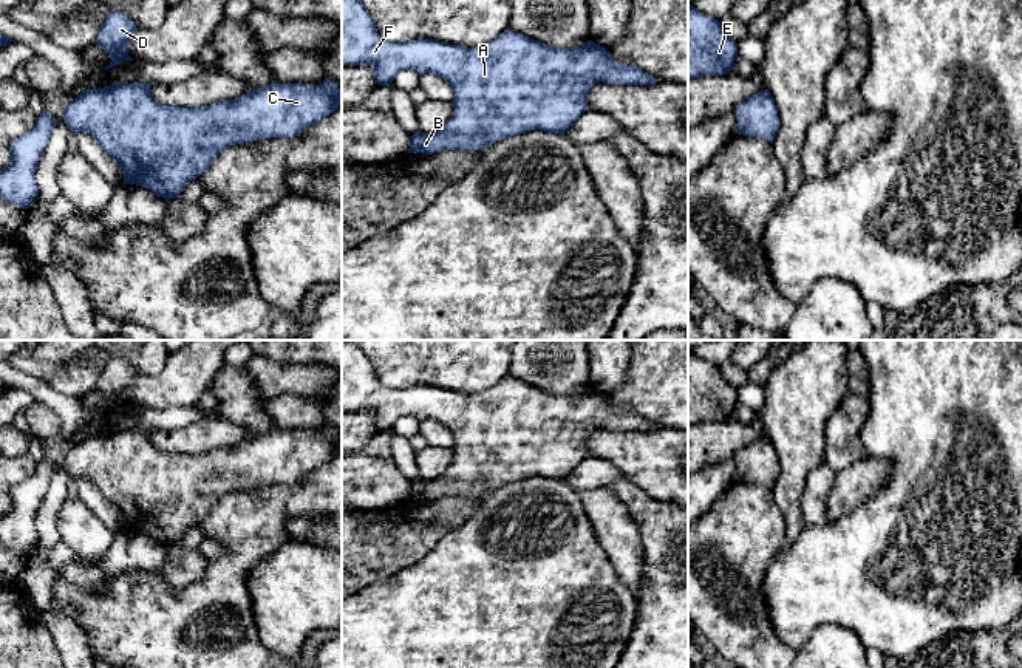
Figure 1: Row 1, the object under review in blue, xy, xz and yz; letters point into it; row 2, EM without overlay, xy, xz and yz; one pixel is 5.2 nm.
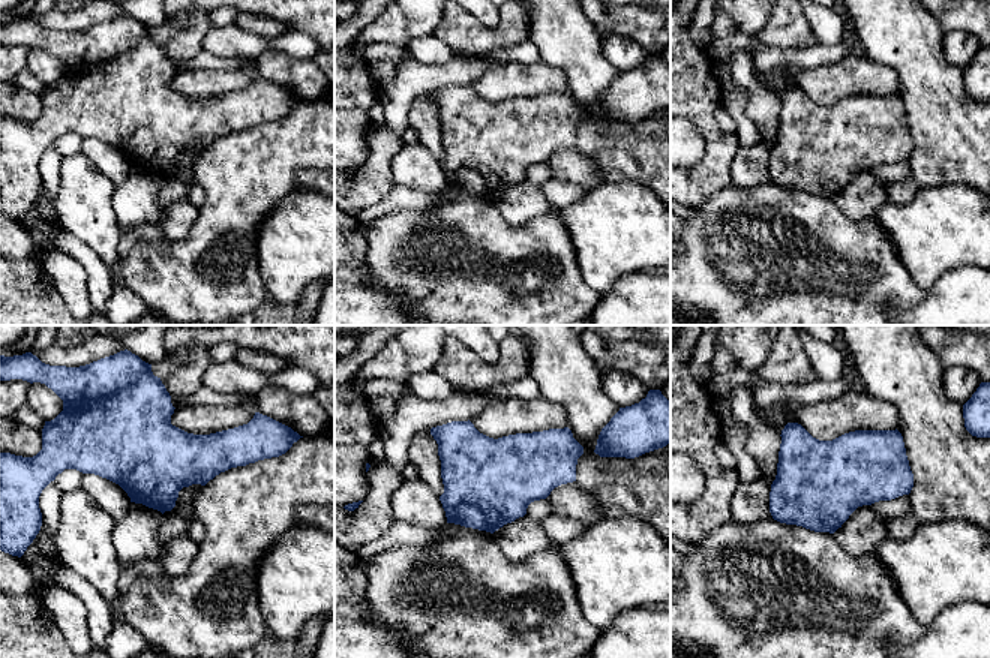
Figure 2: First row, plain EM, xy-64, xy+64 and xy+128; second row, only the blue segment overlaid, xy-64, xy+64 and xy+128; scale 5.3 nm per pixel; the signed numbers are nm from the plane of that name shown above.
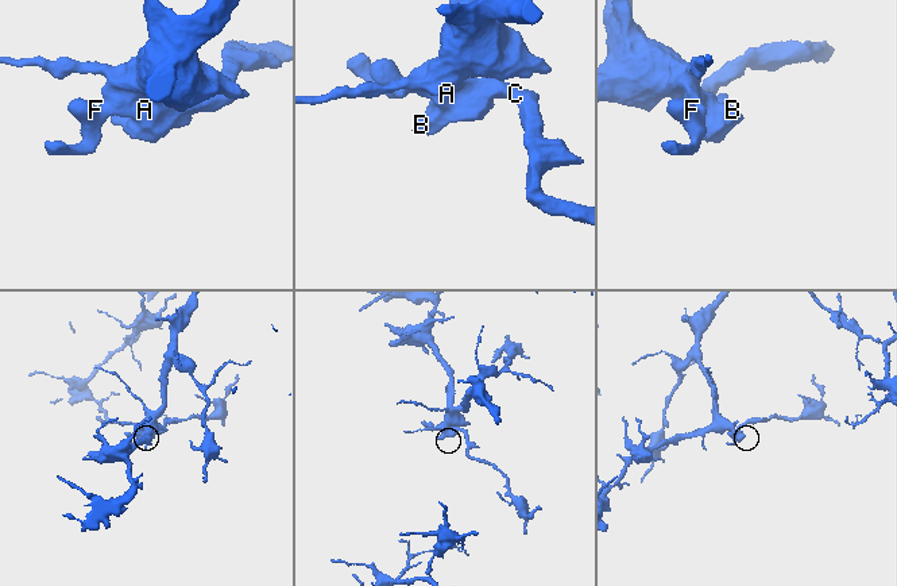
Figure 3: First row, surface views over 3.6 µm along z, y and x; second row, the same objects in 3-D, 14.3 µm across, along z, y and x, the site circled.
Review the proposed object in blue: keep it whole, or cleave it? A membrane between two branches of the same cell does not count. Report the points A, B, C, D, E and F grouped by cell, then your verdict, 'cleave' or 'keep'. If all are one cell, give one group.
A B C D E F; keep

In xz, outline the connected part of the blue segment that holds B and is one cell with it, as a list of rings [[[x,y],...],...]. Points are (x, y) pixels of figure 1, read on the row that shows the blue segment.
[[[342,0],[342,65],[371,65],[377,85],[388,85],[400,71],[413,70],[417,74],[433,73],[453,88],[451,102],[455,110],[445,127],[438,133],[419,131],[411,136],[408,153],[425,155],[444,150],[482,150],[492,142],[530,130],[564,135],[578,116],[589,110],[586,97],[595,84],[652,85],[660,82],[634,65],[617,63],[605,46],[592,40],[588,40],[583,46],[554,48],[512,28],[478,48],[465,48],[431,39],[387,42],[379,37],[376,23],[360,0]]]

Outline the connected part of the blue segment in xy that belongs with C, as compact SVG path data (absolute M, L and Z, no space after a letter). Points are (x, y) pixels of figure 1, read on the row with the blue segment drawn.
M329 77L317 87L274 82L267 87L252 90L238 99L195 108L158 104L150 94L152 85L114 82L105 88L87 90L66 105L63 118L73 136L79 131L90 133L119 162L124 184L147 187L165 201L176 198L190 181L204 173L226 147L264 138L297 136L312 124L329 116L342 104L342 90Z

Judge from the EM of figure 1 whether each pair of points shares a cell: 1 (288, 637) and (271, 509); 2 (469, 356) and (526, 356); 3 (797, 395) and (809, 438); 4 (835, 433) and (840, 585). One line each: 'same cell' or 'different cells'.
1: different cells
2: different cells
3: same cell
4: different cells

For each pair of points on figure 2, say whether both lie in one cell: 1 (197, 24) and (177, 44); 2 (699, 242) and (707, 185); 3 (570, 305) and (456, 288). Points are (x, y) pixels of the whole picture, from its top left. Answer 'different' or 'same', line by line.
1: same
2: different
3: same

